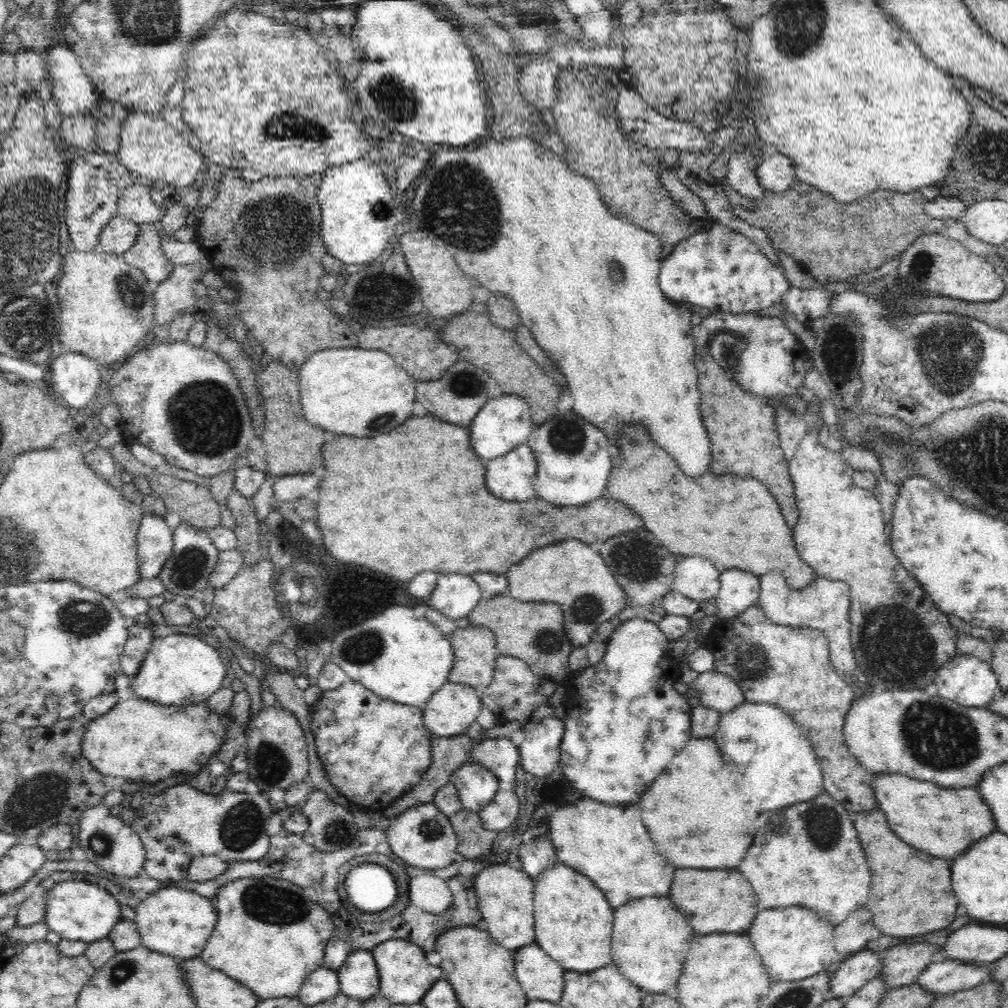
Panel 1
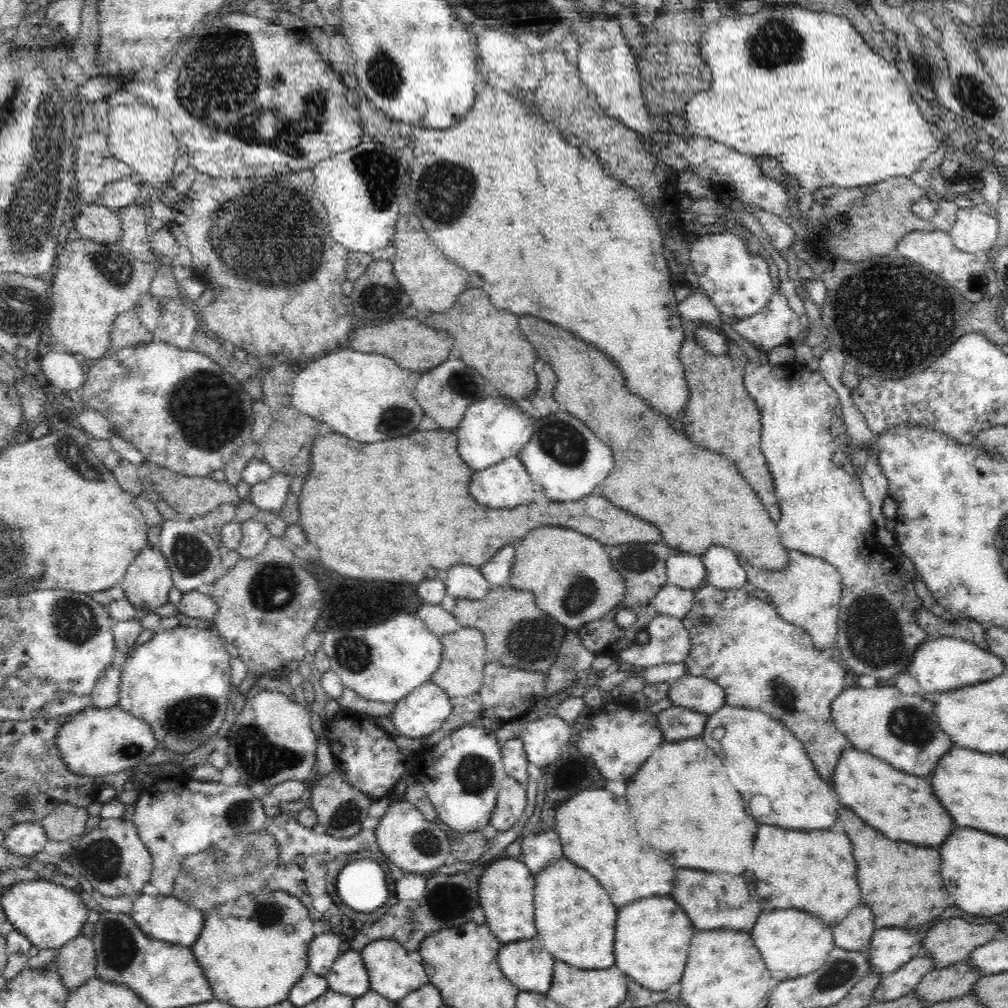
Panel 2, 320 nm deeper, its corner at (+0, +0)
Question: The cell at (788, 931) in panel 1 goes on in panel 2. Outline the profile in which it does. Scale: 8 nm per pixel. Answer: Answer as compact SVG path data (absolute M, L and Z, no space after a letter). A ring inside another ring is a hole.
M792 908L772 910L770 914L764 912L752 930L752 940L762 952L762 958L770 970L773 983L817 971L835 947L830 926L810 916L810 913Z

